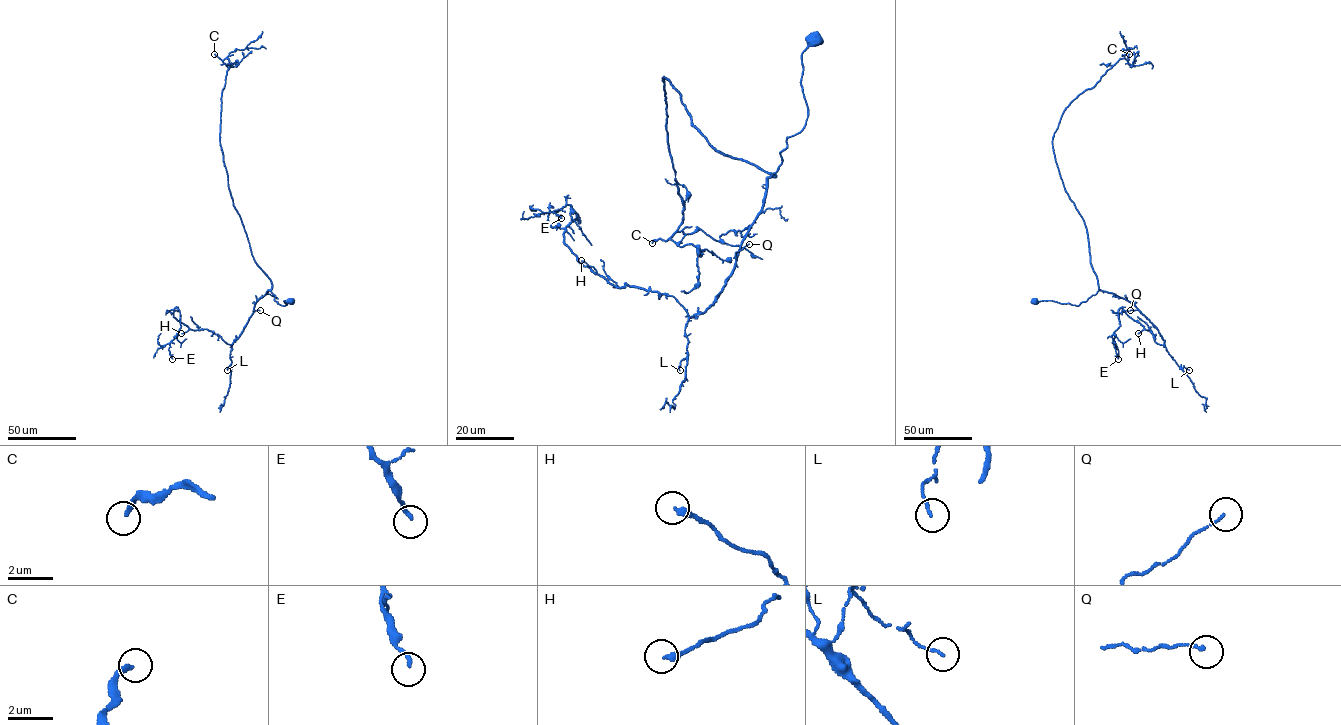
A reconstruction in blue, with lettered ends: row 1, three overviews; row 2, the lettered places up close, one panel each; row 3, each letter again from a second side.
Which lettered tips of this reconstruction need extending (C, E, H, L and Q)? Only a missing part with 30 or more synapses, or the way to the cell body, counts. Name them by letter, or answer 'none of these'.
C

